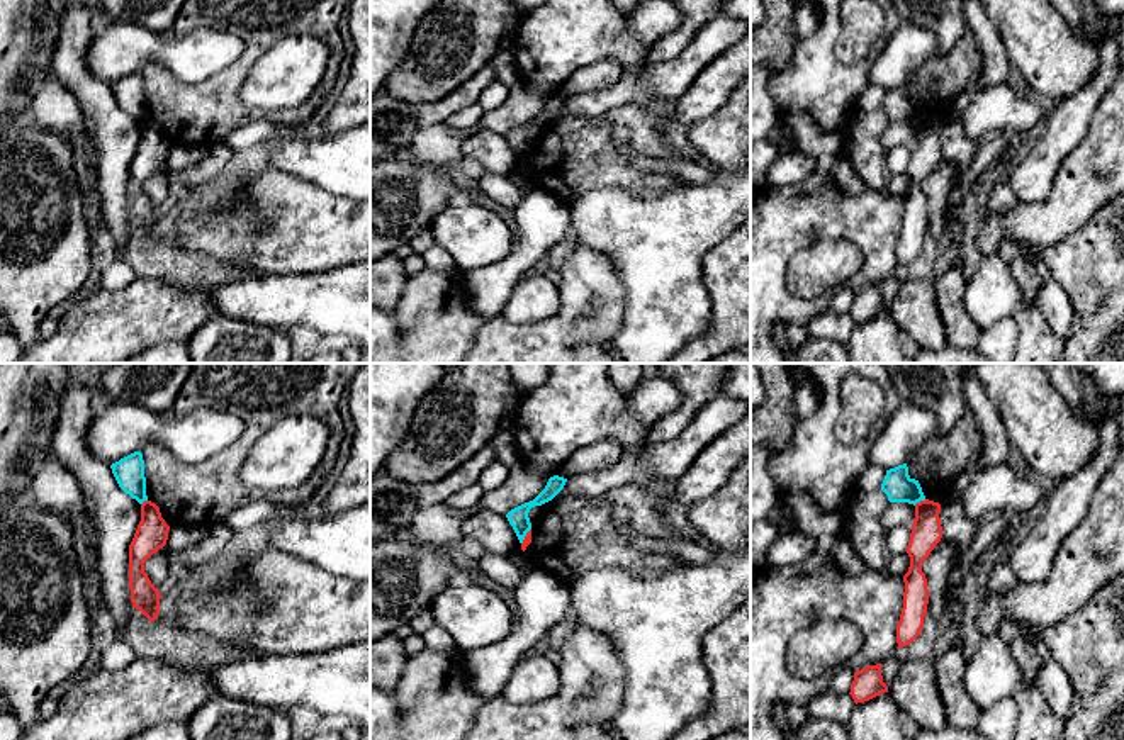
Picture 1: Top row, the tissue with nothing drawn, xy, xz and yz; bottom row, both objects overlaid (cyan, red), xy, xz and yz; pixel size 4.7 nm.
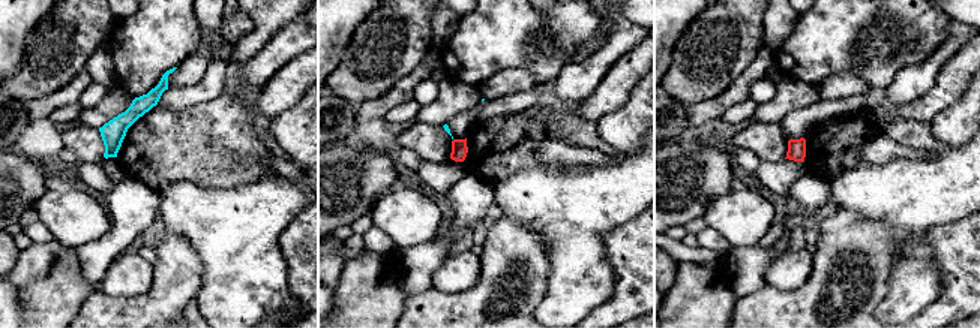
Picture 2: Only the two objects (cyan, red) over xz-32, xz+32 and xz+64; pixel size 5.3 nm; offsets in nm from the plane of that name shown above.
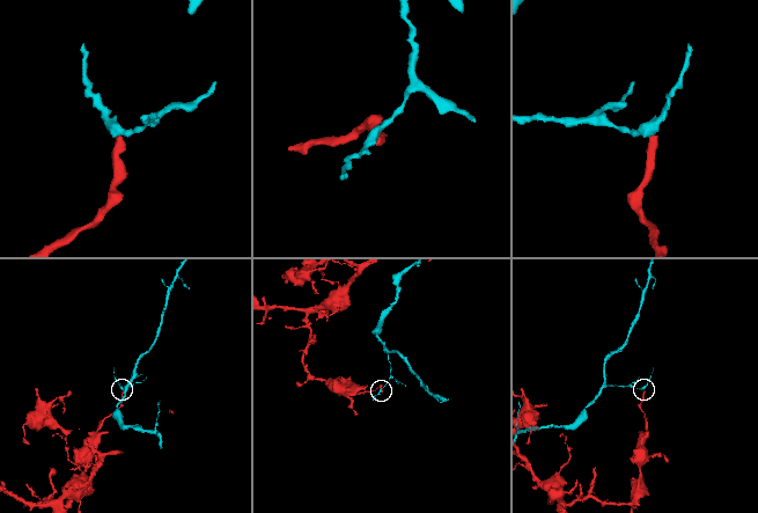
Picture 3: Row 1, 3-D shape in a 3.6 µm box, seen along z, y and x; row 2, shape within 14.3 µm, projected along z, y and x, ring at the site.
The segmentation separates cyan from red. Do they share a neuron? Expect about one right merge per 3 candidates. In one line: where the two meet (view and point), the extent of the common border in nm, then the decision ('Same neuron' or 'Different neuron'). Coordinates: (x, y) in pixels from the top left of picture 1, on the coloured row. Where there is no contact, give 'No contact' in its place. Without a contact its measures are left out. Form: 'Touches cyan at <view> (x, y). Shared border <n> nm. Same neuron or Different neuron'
Touches cyan at yz (919, 501). Shared border 70 nm. Different neuron

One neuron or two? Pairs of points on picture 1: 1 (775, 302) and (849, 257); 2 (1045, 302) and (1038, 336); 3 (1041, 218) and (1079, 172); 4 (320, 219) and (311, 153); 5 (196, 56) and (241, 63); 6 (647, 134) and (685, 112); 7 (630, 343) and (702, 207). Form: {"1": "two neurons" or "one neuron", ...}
{"1": "two neurons", "2": "two neurons", "3": "one neuron", "4": "two neurons", "5": "two neurons", "6": "two neurons", "7": "one neuron"}

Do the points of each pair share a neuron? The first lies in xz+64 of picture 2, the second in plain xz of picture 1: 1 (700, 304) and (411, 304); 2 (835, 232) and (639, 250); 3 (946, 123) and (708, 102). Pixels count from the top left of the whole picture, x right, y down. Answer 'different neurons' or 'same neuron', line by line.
1: same neuron
2: different neurons
3: different neurons

